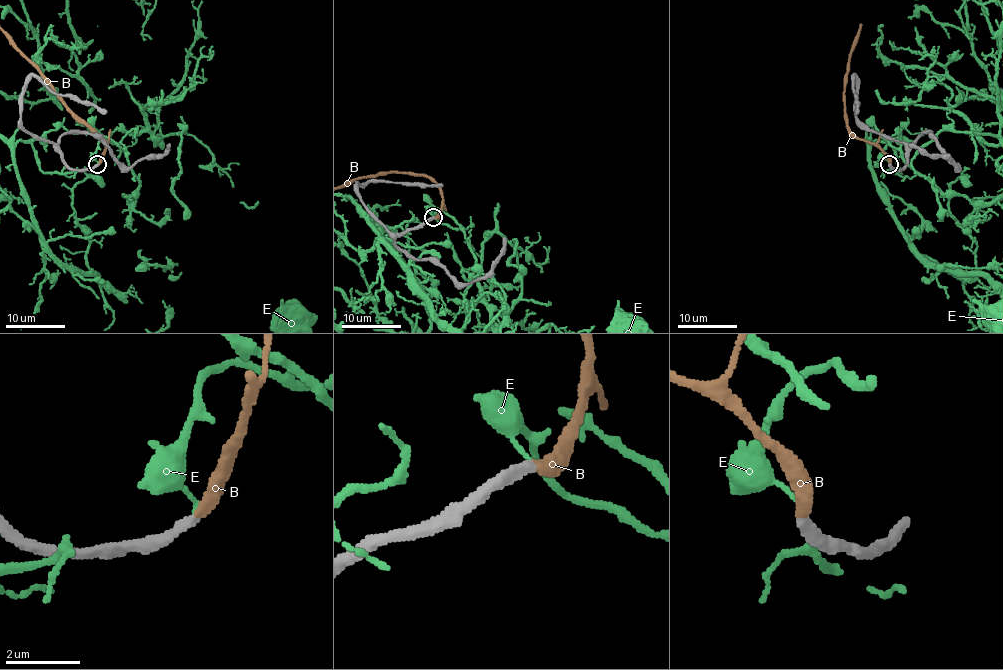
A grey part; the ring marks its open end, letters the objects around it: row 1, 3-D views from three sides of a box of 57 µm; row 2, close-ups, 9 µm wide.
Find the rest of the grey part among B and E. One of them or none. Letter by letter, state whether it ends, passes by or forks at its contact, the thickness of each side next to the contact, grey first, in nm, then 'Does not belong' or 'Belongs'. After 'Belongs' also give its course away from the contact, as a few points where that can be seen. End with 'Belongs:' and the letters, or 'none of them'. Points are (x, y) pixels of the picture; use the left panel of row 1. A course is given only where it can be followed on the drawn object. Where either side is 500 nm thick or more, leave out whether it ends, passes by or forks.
B: It ends there. Thickness 280 nm (grey) against 360 nm. Belongs
E: It ends there. Thickness 280 nm (grey) against 90 nm. Does not belong
Belongs: B

